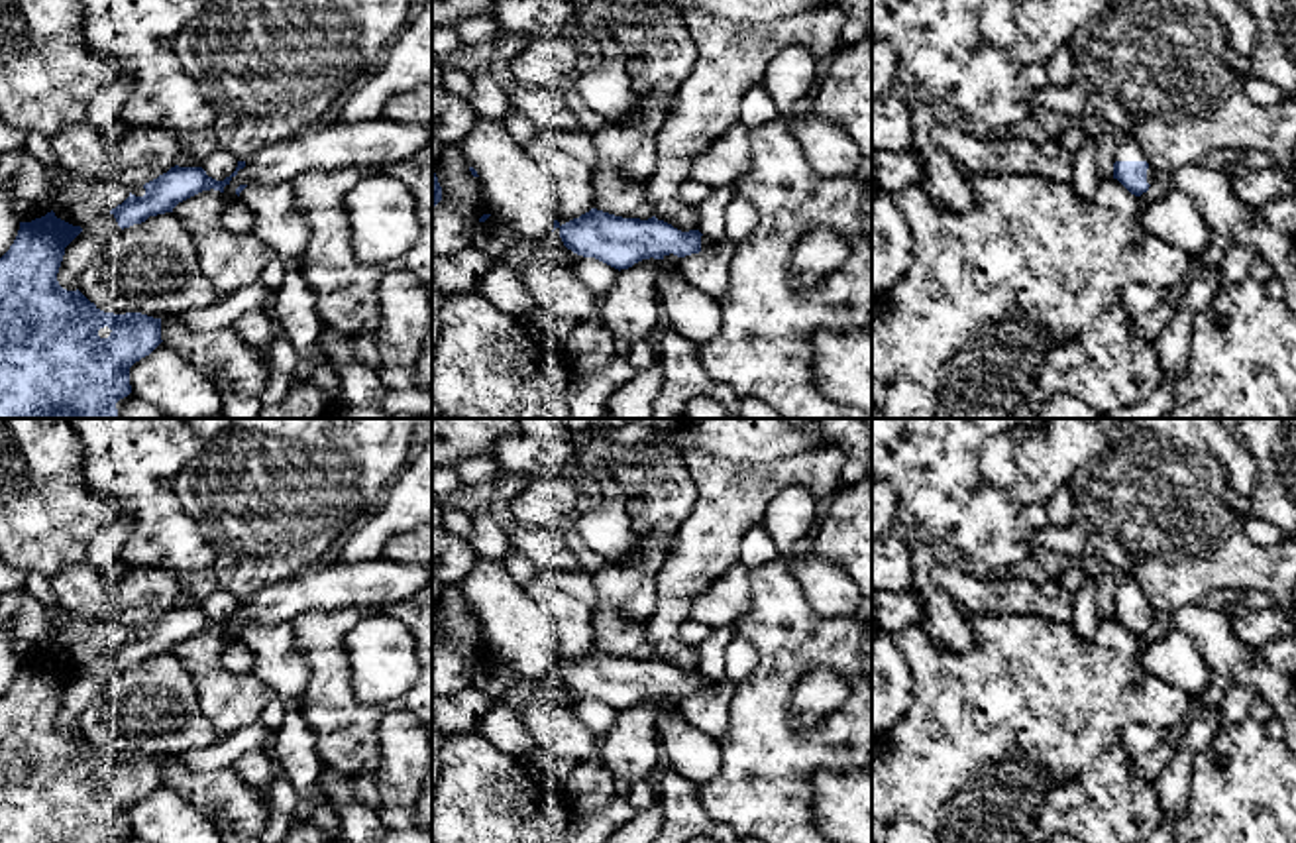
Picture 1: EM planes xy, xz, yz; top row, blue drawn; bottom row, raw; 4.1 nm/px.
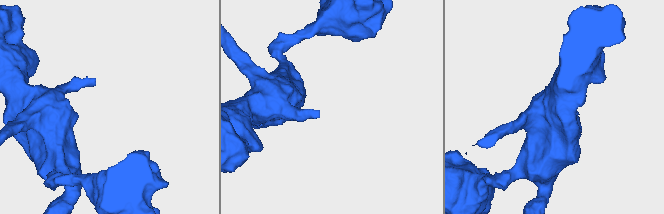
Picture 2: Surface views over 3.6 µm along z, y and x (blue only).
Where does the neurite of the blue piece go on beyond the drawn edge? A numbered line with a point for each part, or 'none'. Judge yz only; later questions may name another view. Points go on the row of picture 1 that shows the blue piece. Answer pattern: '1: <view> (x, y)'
1: yz (1128, 150)

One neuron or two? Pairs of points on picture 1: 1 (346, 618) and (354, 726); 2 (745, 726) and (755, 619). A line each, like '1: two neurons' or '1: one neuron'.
1: one neuron
2: one neuron

